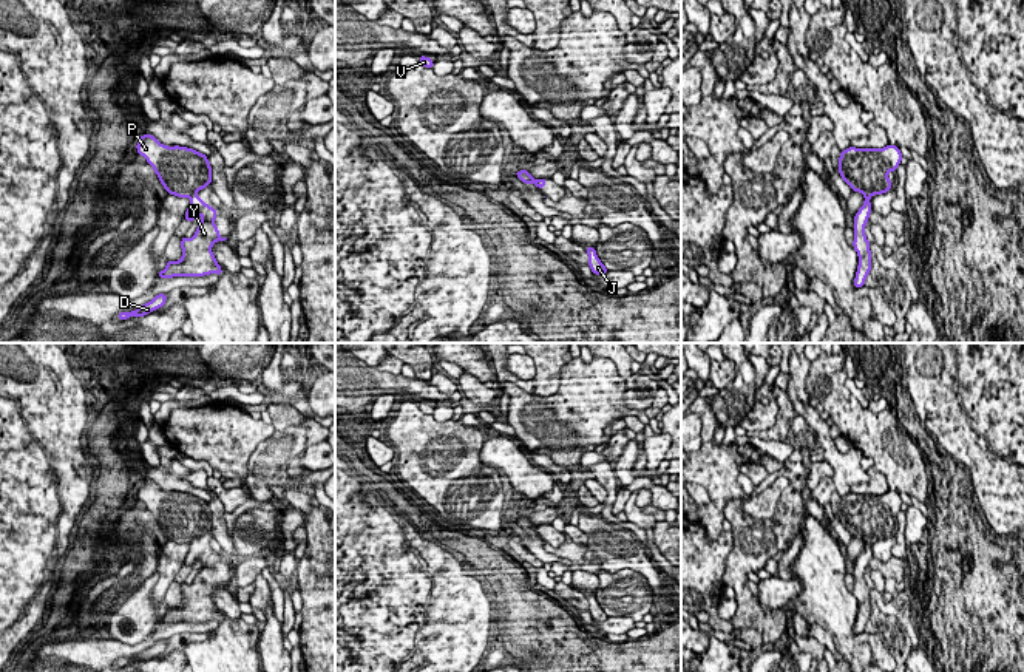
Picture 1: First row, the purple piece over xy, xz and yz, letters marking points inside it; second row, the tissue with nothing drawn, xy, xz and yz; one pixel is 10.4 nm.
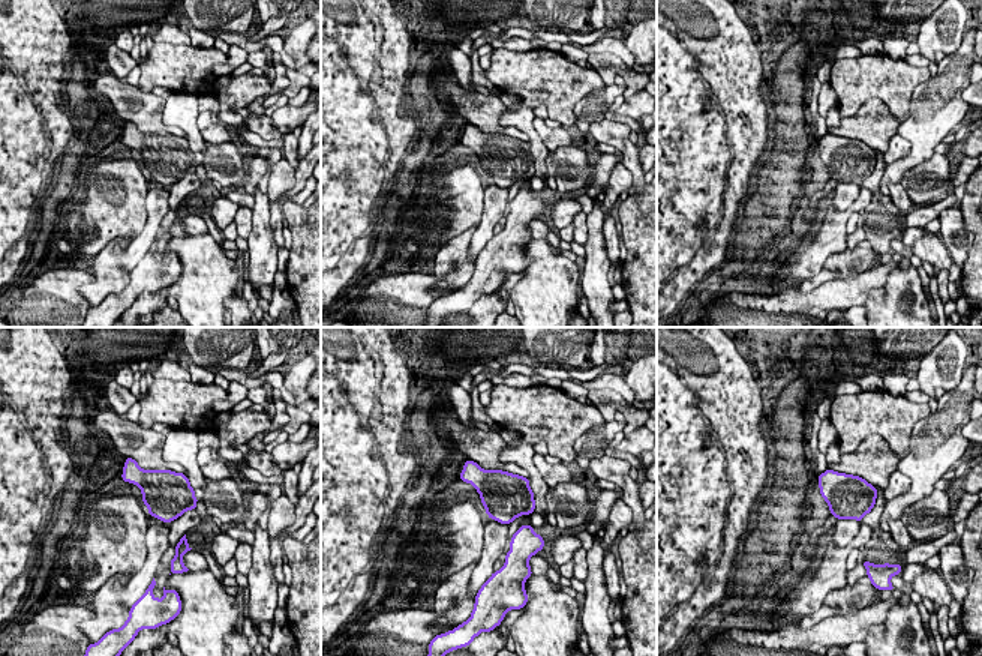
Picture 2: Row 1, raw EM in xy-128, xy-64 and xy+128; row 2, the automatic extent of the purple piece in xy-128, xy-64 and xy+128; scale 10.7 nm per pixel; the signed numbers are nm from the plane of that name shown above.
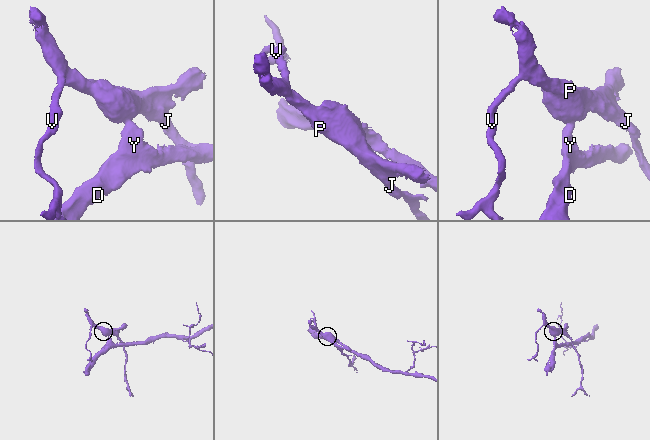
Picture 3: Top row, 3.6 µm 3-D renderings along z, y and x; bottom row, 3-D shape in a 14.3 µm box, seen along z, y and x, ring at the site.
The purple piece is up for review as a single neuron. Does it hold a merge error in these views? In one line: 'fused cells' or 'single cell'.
fused cells

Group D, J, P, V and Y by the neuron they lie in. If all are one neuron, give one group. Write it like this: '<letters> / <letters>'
D Y / J P V

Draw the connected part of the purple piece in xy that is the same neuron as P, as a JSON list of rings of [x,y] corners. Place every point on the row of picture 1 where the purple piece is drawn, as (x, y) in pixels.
[[[142,134],[136,147],[136,151],[153,167],[168,195],[192,198],[212,184],[209,158],[193,148],[164,145],[151,134]]]

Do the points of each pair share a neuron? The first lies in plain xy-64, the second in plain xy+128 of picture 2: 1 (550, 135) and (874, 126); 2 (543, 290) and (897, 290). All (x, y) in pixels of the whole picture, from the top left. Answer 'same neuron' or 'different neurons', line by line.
1: different neurons
2: same neuron

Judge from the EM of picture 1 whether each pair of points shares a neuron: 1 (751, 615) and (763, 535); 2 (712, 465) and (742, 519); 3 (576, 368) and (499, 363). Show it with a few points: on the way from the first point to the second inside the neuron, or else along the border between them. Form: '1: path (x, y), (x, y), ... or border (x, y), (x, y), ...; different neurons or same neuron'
1: path (743, 595), (740, 589), (740, 563), (748, 555); same neuron
2: border (743, 501), (729, 501), (723, 518); different neurons
3: border (505, 380), (499, 383); different neurons

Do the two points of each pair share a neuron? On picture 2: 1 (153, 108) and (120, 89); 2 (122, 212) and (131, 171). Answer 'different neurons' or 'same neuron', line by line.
1: same neuron
2: same neuron

